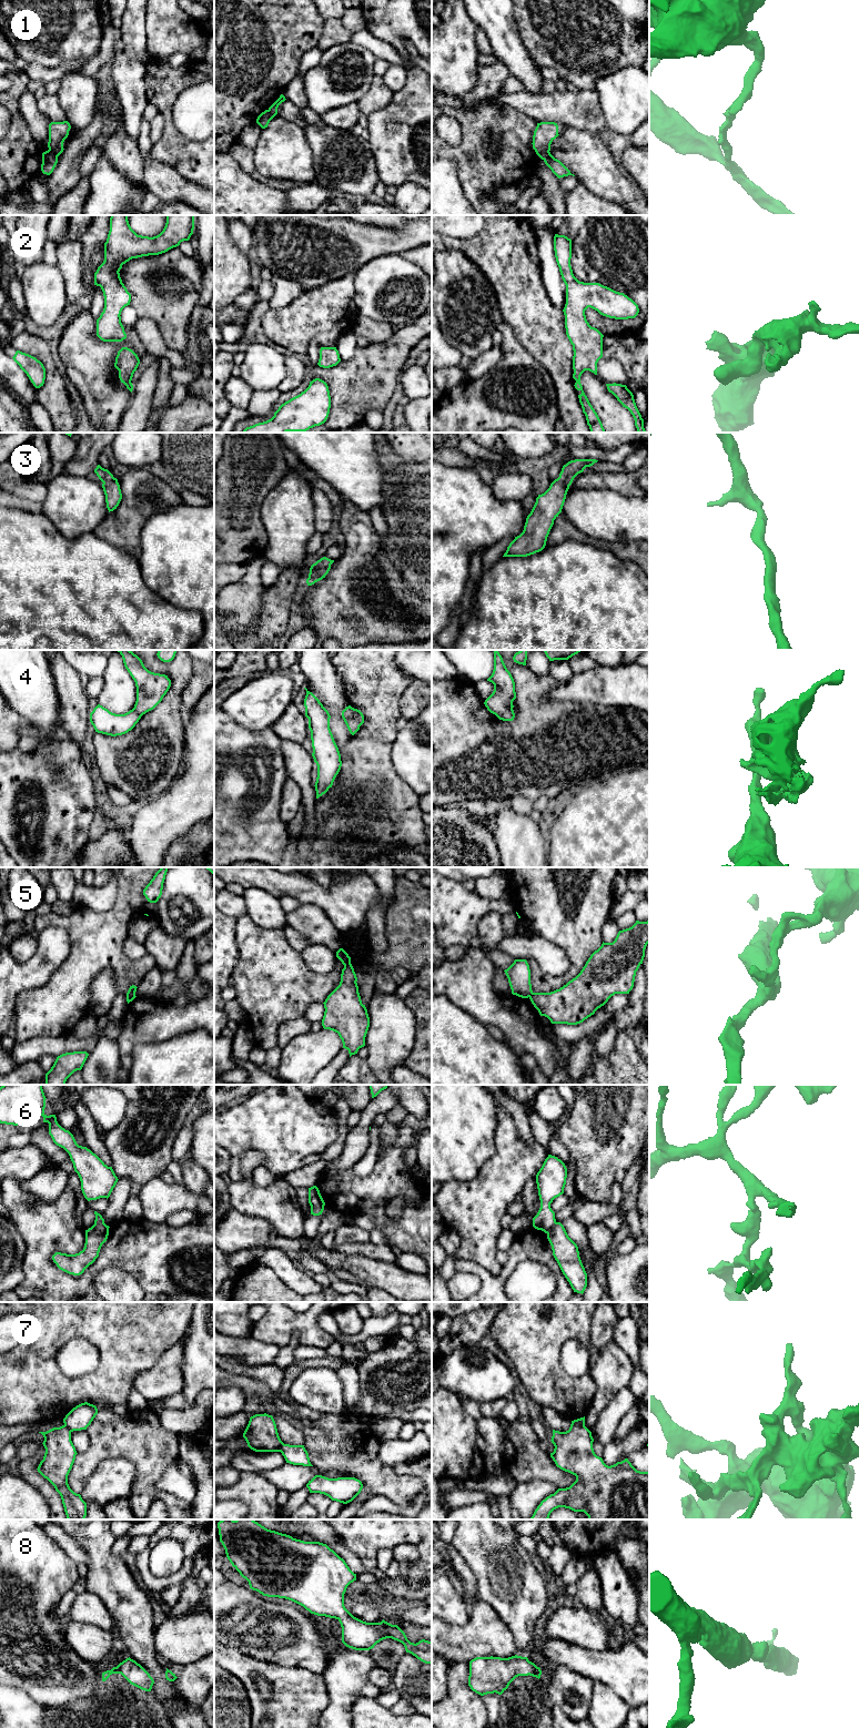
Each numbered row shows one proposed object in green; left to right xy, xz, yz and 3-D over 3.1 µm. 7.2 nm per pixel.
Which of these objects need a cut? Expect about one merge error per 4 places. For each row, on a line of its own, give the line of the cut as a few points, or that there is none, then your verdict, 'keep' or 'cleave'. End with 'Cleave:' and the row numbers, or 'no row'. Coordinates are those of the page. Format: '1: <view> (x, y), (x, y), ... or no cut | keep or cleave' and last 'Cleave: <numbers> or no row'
1: xy (49, 149), (57, 156) | cleave
2: no cut | keep
3: no cut | keep
4: xz (351, 708), (354, 719), (360, 725) | cleave
5: xz (351, 965), (344, 967) | cleave
6: xz (323, 1205), (311, 1207) | cleave
7: xz (283, 1443), (280, 1451) | cleave
8: no cut | keep
Cleave: 1, 4, 5, 6, 7

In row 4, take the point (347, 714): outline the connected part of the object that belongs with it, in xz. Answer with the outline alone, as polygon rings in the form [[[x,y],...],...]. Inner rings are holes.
[[[351,705],[346,707],[342,711],[342,718],[352,735],[354,735],[360,730],[360,723],[354,718],[354,712]]]

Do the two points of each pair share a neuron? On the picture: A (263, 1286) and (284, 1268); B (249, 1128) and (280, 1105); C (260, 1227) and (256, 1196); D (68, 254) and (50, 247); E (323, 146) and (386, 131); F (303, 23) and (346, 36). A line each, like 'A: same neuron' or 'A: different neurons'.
A: different neurons
B: same neuron
C: different neurons
D: different neurons
E: different neurons
F: different neurons

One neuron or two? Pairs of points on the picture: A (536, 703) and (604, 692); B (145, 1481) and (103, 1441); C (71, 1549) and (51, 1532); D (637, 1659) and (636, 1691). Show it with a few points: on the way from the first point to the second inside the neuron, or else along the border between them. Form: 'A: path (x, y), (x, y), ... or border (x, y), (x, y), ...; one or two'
A: border (544, 694), (546, 700), (579, 702); two
B: path (145, 1466), (118, 1441); one
C: path (67, 1544), (57, 1534); one
D: path (637, 1667), (637, 1684); one

